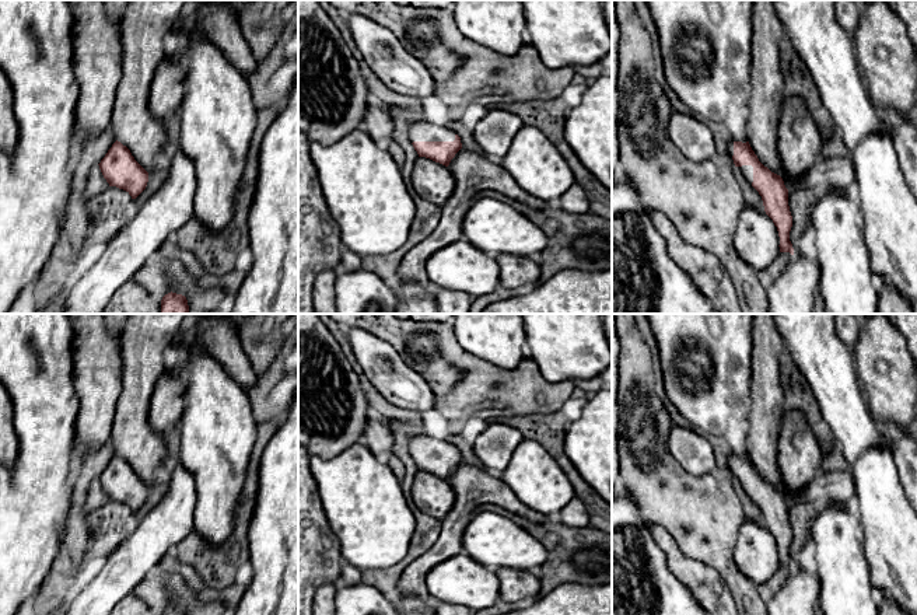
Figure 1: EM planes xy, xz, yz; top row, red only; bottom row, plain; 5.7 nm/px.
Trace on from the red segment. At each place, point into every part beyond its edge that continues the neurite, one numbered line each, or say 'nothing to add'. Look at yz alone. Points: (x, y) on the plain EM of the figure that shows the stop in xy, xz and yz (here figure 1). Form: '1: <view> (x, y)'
1: yz (746, 485)

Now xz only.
1: xz (423, 444)

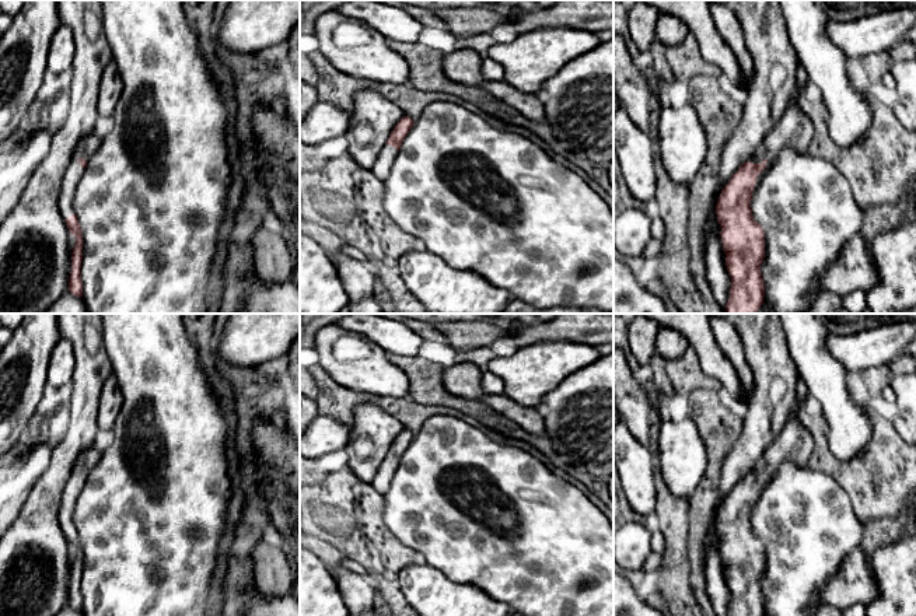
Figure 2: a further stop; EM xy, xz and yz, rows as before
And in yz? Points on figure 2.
1: yz (793, 444)

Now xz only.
1: xz (381, 482)

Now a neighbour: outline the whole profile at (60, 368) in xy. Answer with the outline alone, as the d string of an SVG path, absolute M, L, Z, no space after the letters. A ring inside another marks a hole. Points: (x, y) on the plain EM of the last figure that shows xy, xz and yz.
M60 339L55 346L46 372L46 384L59 388L69 385L74 372L74 349L69 340Z

